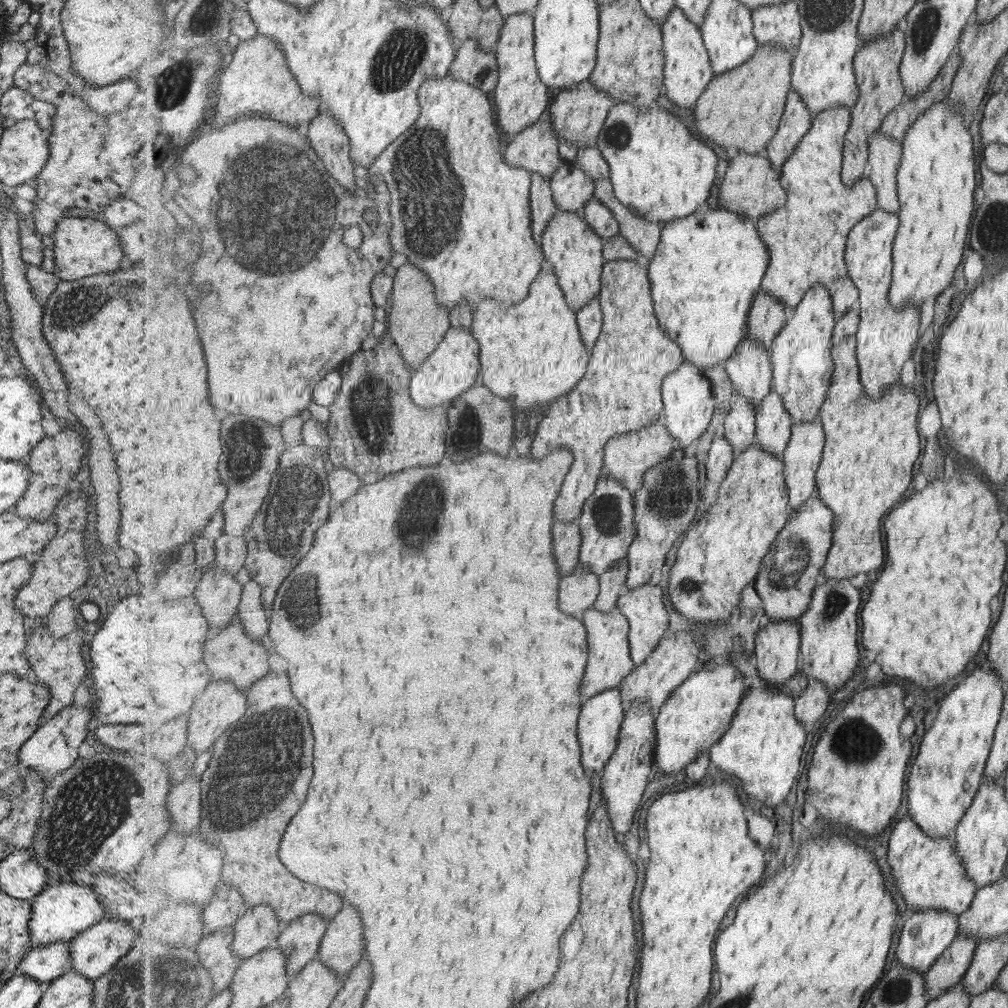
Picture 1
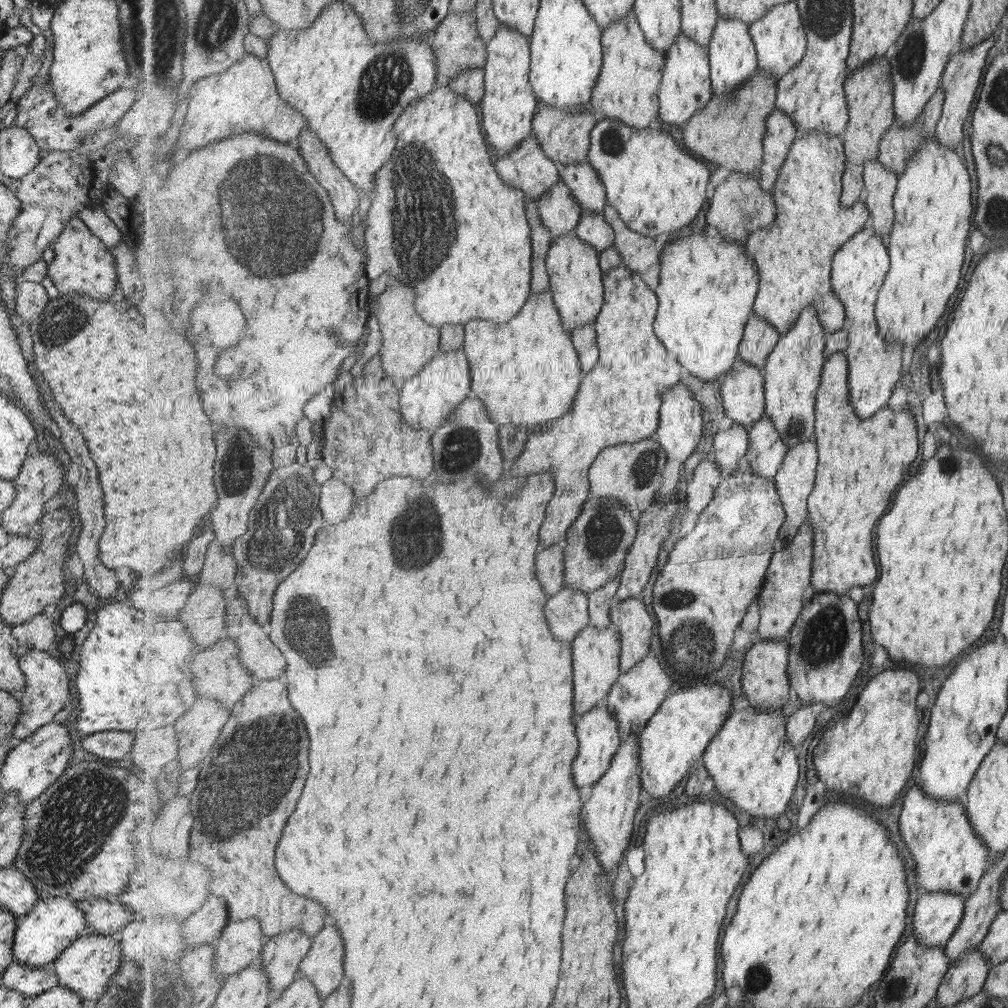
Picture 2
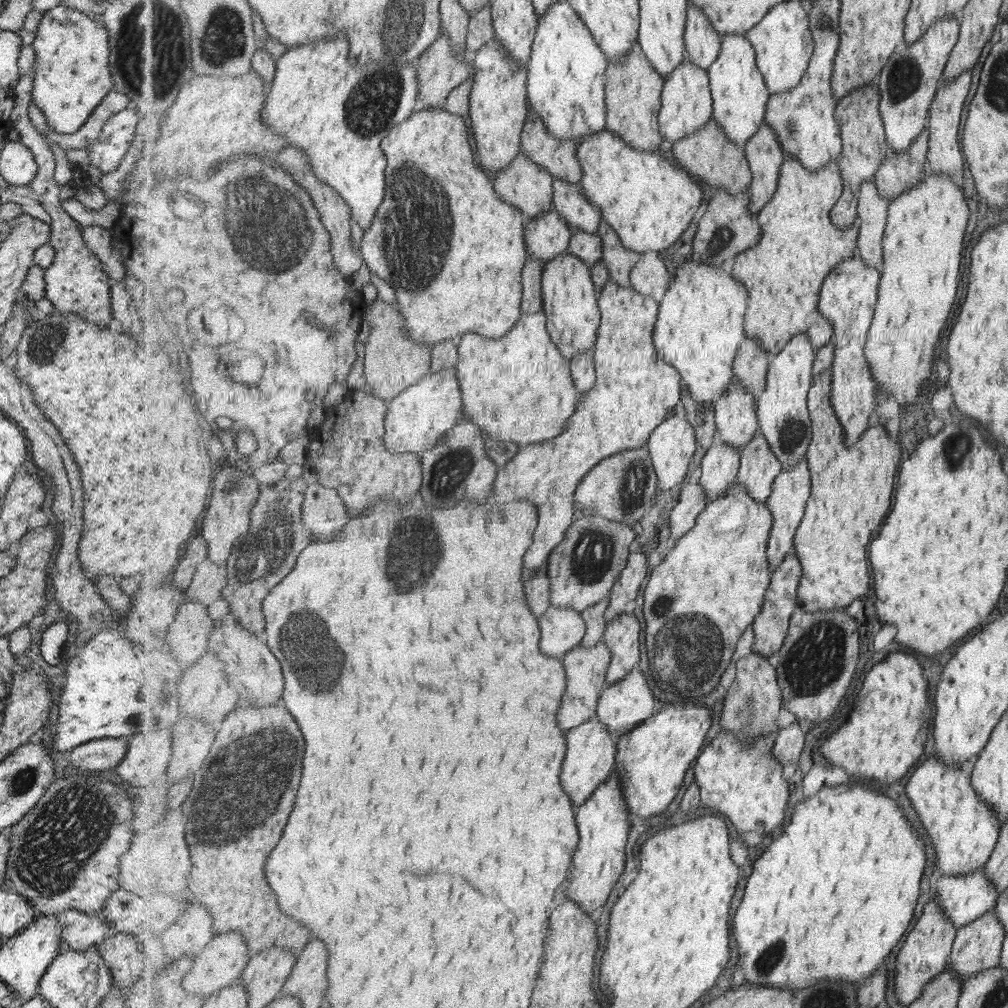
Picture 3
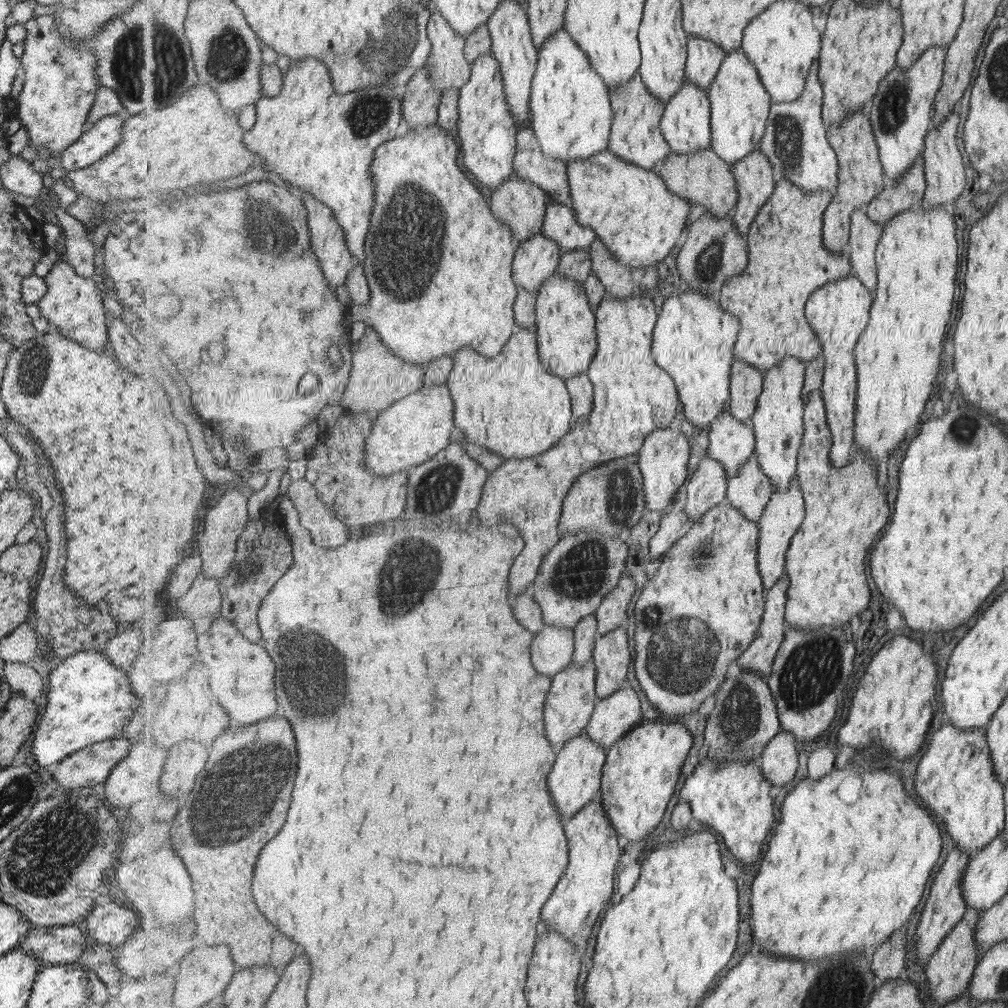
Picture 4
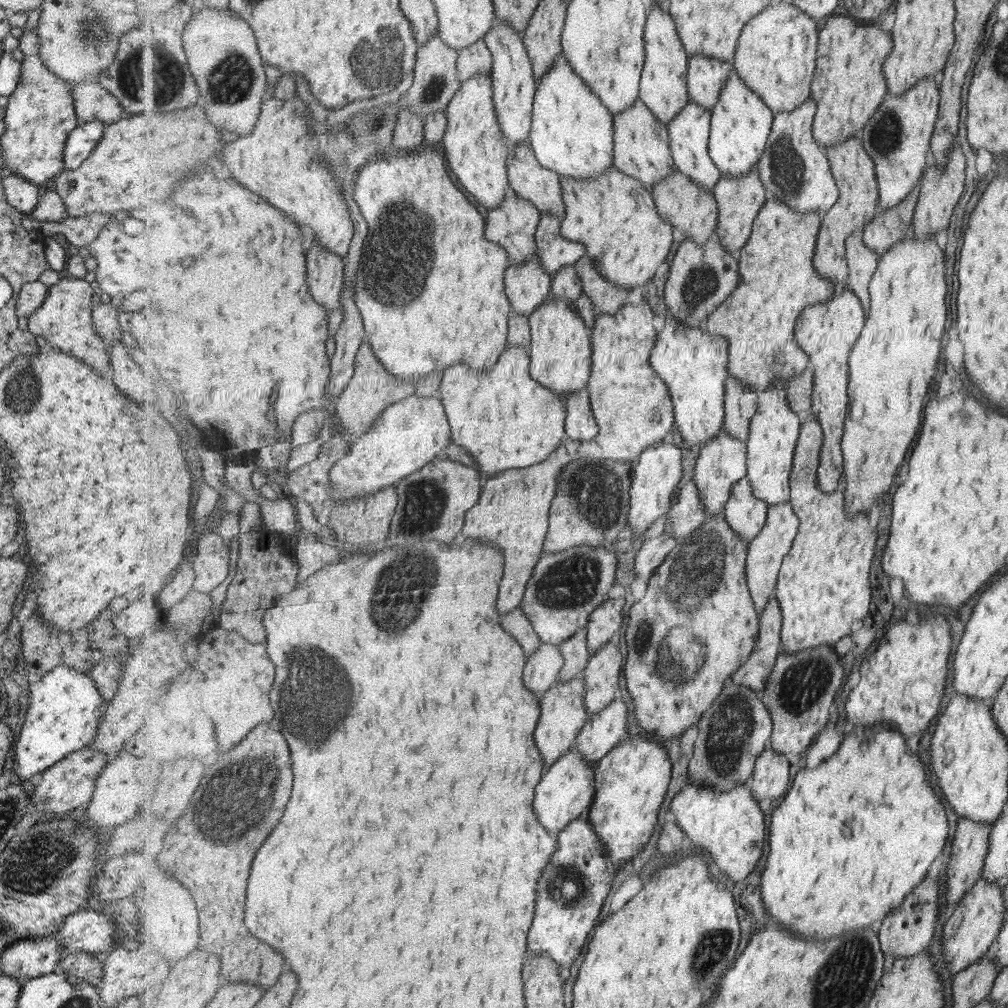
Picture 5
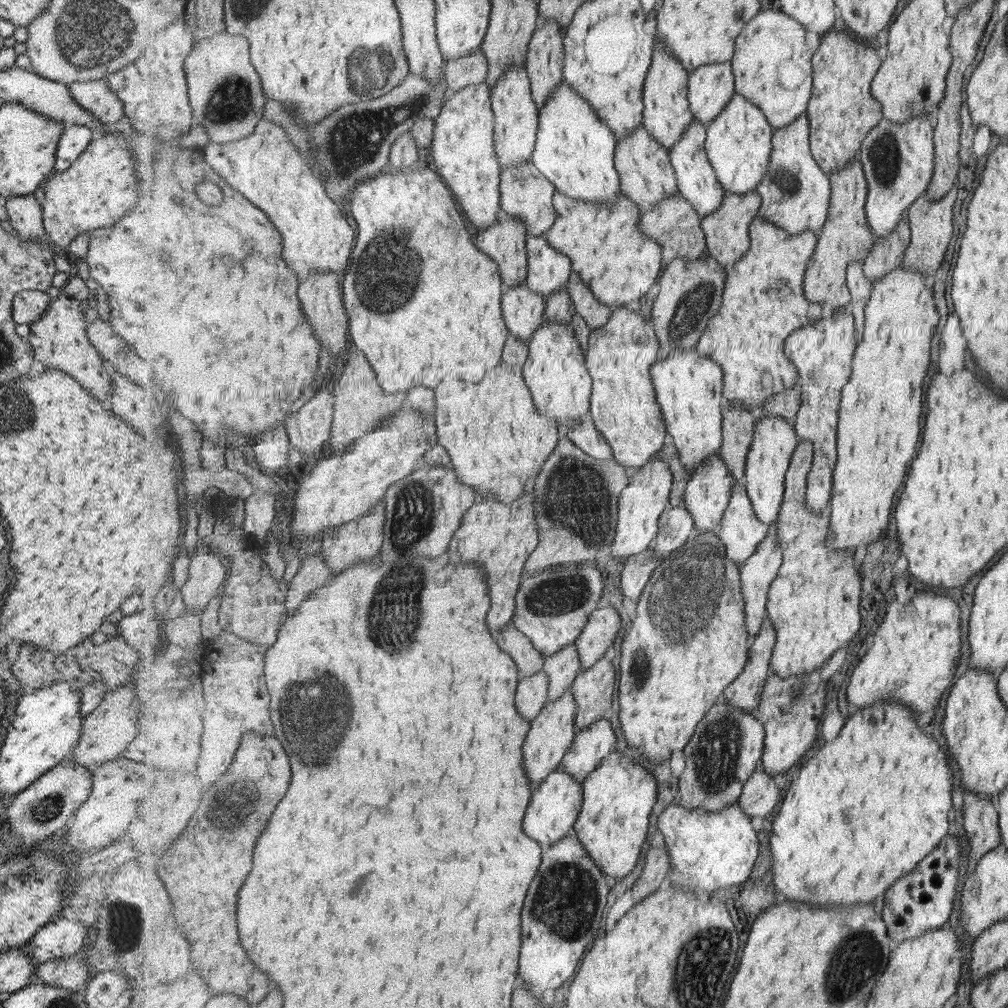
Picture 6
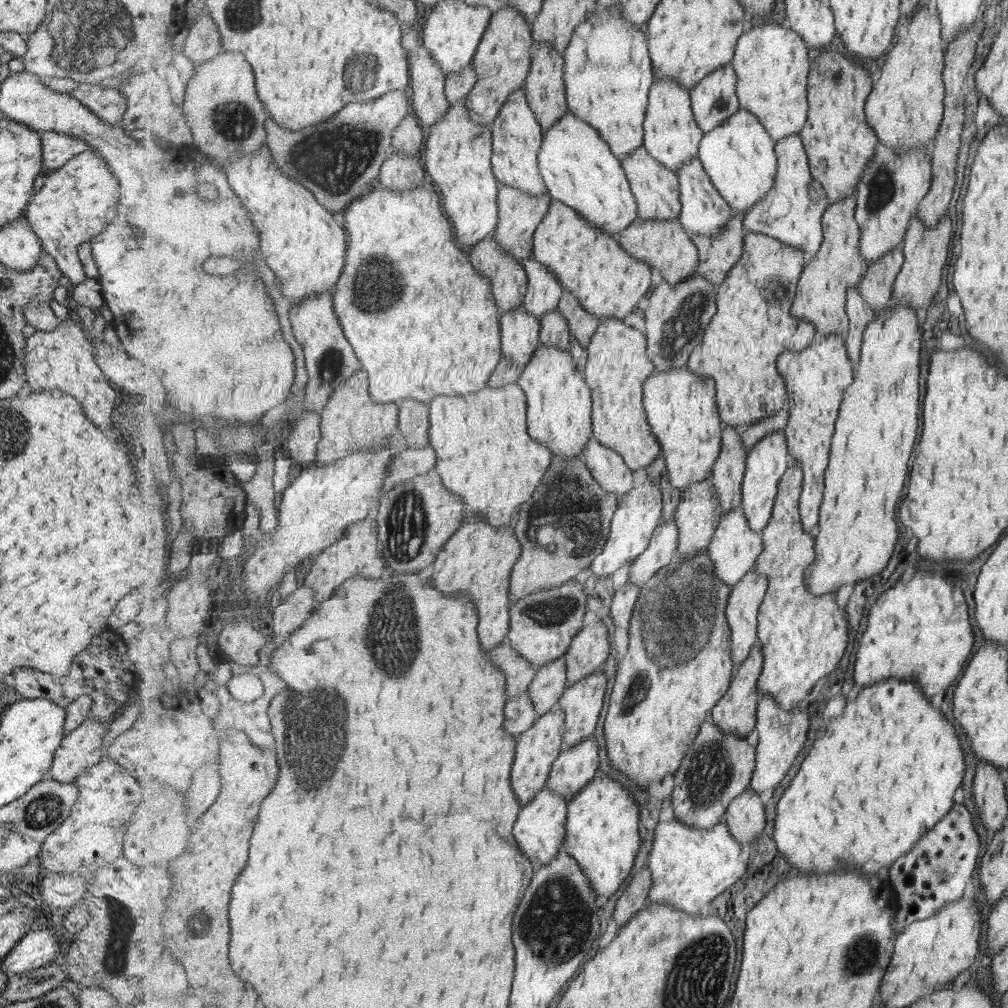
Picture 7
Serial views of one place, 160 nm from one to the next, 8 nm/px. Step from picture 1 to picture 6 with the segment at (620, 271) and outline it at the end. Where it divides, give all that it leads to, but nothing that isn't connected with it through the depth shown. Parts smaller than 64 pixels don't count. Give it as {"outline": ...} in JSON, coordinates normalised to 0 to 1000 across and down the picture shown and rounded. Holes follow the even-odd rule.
{"outline":[[[623,305],[610,307],[604,319],[597,324],[588,326],[585,331],[581,359],[589,380],[586,396],[587,415],[591,424],[606,441],[609,454],[625,467],[640,462],[650,449],[657,446],[661,439],[663,425],[661,417],[656,411],[653,389],[646,377],[646,364],[655,356],[655,335],[650,325],[648,326],[648,323],[640,318],[638,311],[624,308]],[[530,479],[512,496],[506,499],[494,497],[483,491],[477,498],[467,503],[460,512],[458,522],[450,530],[445,554],[451,559],[473,559],[483,566],[487,590],[487,611],[483,619],[487,623],[499,623],[510,617],[512,591],[519,578],[520,563],[526,552],[536,539],[532,492]]]}

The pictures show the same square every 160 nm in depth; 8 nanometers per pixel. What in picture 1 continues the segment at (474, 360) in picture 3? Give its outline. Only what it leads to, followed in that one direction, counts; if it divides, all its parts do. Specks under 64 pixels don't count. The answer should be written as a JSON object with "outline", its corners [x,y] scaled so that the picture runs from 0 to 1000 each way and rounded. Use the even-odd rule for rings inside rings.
{"outline":[[[549,264],[538,269],[531,277],[523,296],[518,301],[503,306],[501,302],[487,295],[479,297],[470,309],[467,324],[477,343],[476,380],[483,382],[493,393],[508,397],[511,407],[516,408],[516,411],[529,407],[536,407],[540,411],[549,398],[566,390],[583,369],[586,348],[578,341],[573,311],[563,300]]]}

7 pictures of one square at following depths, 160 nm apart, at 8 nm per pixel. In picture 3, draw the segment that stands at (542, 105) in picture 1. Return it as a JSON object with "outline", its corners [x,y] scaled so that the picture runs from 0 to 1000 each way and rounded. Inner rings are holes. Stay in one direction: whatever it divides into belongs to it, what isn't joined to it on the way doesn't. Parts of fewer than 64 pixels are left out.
{"outline":[[[492,36],[469,54],[472,75],[466,95],[467,127],[475,163],[492,173],[503,167],[518,149],[518,133],[522,126],[524,65],[509,56]]]}

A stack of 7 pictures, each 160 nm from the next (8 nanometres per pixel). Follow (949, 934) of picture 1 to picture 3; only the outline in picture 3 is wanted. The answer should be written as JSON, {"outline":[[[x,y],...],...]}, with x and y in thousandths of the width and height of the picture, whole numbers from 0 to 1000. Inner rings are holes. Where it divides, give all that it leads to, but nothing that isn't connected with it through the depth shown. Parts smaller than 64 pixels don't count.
{"outline":[[[979,857],[957,869],[937,868],[929,875],[928,887],[935,905],[951,923],[986,901],[991,886],[978,868]]]}

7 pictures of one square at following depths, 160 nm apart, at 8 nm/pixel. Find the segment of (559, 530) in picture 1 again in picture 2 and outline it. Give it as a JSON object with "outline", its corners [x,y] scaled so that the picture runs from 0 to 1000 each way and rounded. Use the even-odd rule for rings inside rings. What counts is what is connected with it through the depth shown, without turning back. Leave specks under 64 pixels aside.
{"outline":[[[563,537],[551,539],[535,550],[535,575],[539,575],[539,583],[545,587],[544,593],[557,587],[561,581],[562,543]]]}

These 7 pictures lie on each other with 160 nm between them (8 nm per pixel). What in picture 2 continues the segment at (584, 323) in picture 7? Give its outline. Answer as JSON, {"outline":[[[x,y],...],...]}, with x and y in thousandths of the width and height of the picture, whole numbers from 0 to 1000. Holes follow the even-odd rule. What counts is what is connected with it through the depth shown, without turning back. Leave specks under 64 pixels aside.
{"outline":[[[602,201],[599,208],[600,218],[609,224],[611,239],[609,244],[619,256],[618,262],[632,271],[639,271],[655,260],[655,238],[630,230],[618,218],[613,206]]]}

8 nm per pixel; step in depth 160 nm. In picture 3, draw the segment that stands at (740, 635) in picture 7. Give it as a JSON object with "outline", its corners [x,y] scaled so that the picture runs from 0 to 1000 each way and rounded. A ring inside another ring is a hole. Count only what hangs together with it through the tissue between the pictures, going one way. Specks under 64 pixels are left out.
{"outline":[[[799,452],[787,464],[776,467],[776,470],[769,476],[766,491],[760,496],[762,503],[768,510],[768,524],[765,527],[764,539],[762,540],[765,566],[770,565],[789,544],[789,533],[797,513],[800,511],[800,502],[805,494],[805,471],[802,453]]]}

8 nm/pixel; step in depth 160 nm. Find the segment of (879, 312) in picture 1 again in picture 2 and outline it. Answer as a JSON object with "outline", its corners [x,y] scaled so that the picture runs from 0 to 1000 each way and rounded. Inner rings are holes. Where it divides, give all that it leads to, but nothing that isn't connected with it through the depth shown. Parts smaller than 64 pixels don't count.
{"outline":[[[862,219],[831,248],[825,268],[827,289],[835,301],[839,302],[839,317],[843,319],[843,336],[838,351],[843,363],[842,380],[846,405],[848,411],[855,416],[864,415],[880,404],[880,399],[896,369],[896,343],[882,341],[873,328],[869,313],[871,294],[884,264],[880,239],[881,235],[875,235]]]}

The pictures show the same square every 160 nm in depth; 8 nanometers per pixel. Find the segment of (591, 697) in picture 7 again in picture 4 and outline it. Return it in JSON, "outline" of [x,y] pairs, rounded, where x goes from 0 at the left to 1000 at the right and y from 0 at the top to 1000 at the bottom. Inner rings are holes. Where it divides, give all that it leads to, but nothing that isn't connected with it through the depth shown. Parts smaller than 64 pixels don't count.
{"outline":[[[612,622],[596,631],[591,638],[588,655],[593,661],[594,694],[608,689],[620,681],[628,657],[622,625]]]}

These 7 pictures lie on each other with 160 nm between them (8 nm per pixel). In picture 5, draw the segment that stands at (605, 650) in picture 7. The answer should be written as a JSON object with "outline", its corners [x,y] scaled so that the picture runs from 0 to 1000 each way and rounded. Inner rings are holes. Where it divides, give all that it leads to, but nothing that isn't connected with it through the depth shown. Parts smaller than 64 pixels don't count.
{"outline":[[[620,593],[602,594],[586,608],[583,620],[583,639],[586,649],[608,635],[612,625],[618,621]]]}

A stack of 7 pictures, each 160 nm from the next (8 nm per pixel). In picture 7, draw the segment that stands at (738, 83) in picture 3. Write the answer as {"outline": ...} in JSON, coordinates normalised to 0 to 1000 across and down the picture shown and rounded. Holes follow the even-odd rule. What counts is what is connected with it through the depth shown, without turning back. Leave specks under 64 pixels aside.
{"outline":[[[735,105],[727,115],[724,115],[719,123],[712,125],[708,130],[700,132],[696,137],[692,155],[695,156],[708,184],[730,210],[745,209],[768,186],[772,173],[770,142],[771,140],[766,137],[761,126],[753,119],[753,116],[738,105]]]}

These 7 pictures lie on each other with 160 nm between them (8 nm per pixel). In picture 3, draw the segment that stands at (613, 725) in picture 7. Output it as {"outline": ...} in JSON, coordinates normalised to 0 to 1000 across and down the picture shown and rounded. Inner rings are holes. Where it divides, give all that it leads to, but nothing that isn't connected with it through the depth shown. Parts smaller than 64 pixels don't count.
{"outline":[[[728,480],[720,486],[720,491],[716,495],[702,499],[698,507],[692,512],[690,521],[686,526],[671,537],[669,543],[663,548],[659,557],[653,560],[647,567],[639,588],[639,614],[641,616],[640,635],[642,650],[644,653],[645,665],[654,683],[670,688],[674,692],[696,694],[699,690],[706,688],[707,683],[713,684],[713,675],[725,655],[731,655],[738,647],[733,641],[733,636],[737,633],[738,627],[745,622],[752,610],[756,606],[757,598],[760,594],[762,583],[766,576],[766,566],[764,554],[762,552],[762,540],[764,539],[765,527],[768,524],[768,510],[762,503],[761,498],[749,496],[744,491],[740,482]]]}

